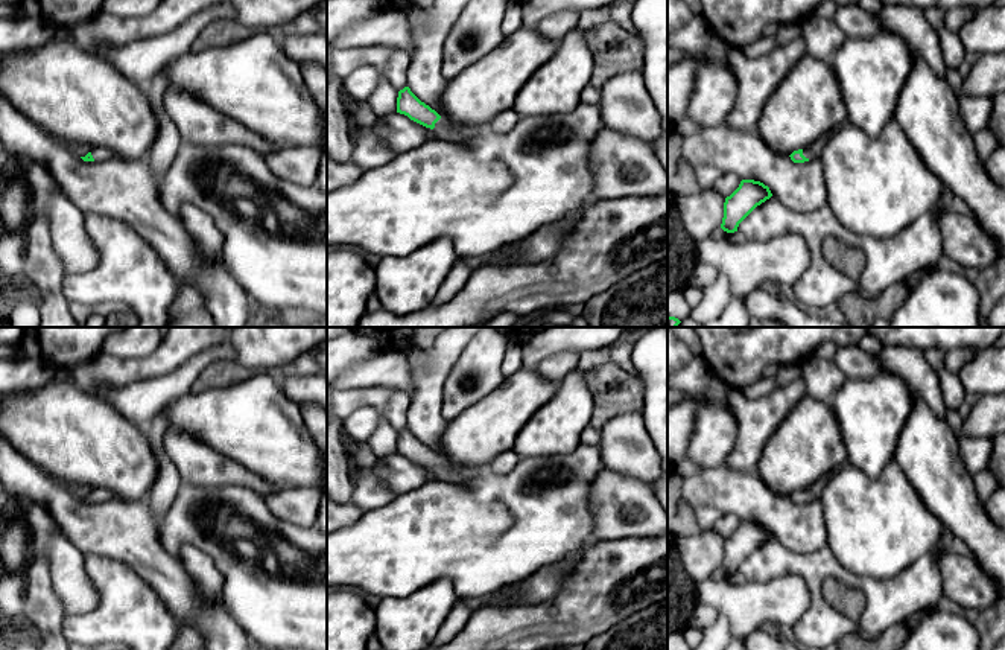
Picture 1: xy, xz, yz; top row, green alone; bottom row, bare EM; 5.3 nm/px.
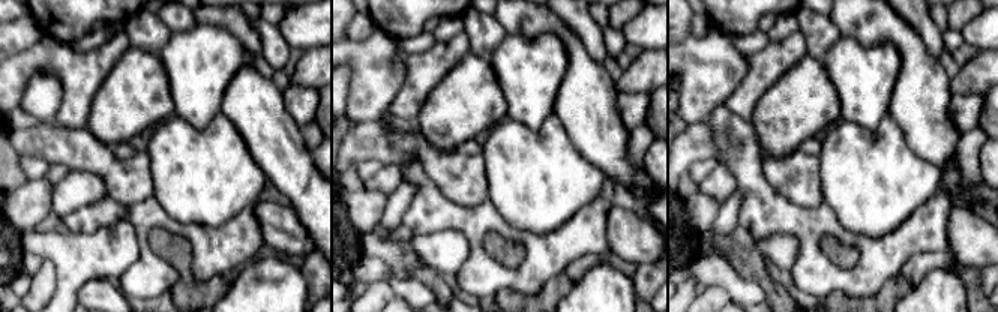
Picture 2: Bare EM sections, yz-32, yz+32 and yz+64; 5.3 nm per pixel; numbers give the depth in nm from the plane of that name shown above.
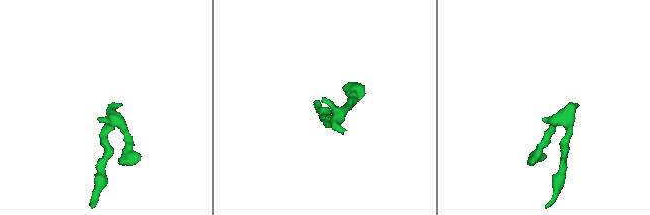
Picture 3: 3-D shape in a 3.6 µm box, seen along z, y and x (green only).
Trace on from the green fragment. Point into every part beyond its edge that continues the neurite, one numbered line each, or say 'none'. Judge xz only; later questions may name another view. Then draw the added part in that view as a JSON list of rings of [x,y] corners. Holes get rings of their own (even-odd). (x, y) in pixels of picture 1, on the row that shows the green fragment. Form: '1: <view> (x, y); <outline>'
1: xz (444, 131); [[[439,119],[436,123],[435,123],[435,128],[433,131],[438,134],[439,139],[442,140],[449,140],[449,142],[455,142],[455,143],[461,143],[461,142],[465,142],[468,140],[467,135],[455,131],[445,120]]]

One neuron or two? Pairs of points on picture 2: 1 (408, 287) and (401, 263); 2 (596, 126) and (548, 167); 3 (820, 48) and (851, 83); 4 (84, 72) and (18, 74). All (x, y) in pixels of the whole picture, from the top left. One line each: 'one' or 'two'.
1: two
2: two
3: two
4: one

